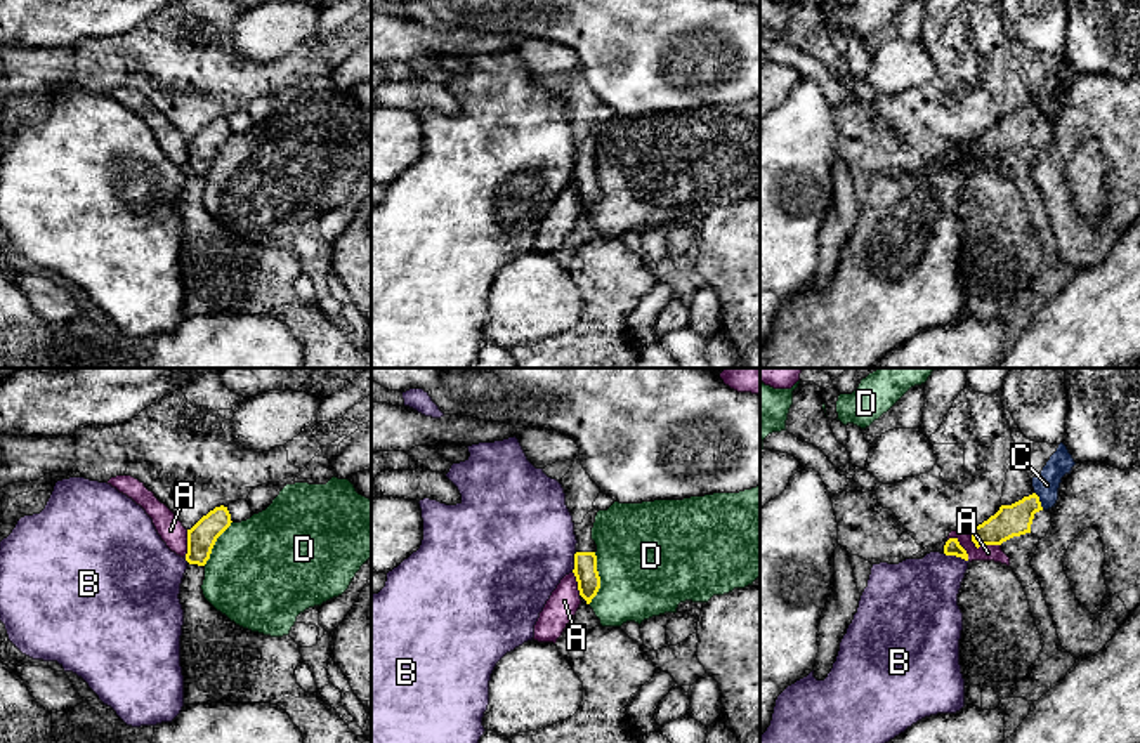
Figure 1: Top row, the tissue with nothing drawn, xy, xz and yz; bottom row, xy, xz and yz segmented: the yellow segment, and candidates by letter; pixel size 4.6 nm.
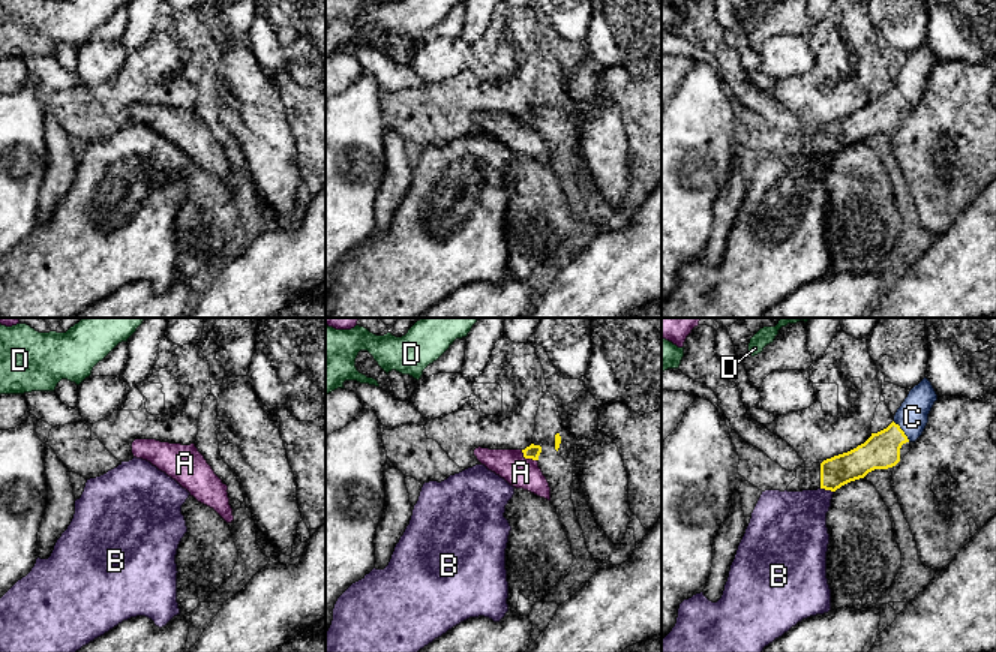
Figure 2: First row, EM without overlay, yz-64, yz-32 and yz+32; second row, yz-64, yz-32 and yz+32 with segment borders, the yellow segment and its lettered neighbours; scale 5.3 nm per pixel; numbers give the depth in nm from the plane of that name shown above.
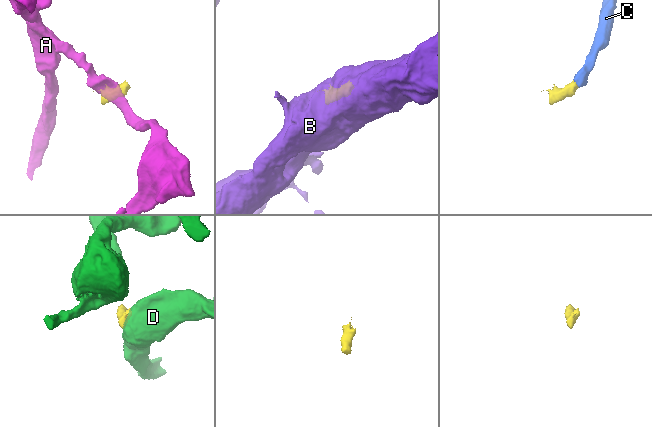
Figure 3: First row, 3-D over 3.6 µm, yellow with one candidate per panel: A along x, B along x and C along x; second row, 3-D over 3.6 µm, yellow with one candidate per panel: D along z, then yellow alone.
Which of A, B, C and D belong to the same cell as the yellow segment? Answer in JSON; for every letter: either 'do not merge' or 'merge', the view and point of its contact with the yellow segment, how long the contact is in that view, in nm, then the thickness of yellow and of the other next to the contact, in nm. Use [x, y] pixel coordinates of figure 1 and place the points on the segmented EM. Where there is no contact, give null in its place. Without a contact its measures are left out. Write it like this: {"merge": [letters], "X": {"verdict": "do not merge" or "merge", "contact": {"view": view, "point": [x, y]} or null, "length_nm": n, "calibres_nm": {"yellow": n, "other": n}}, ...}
{"merge": ["C"], "A": {"verdict": "do not merge", "contact": {"view": "yz", "point": [981, 545]}, "length_nm": 160, "calibres_nm": {"yellow": 150, "other": 80}}, "B": {"verdict": "do not merge", "contact": {"view": "yz", "point": [956, 556]}, "length_nm": 120, "calibres_nm": {"yellow": 70, "other": 360}}, "C": {"verdict": "merge", "contact": {"view": "yz", "point": [1038, 500]}, "length_nm": 90, "calibres_nm": {"yellow": 150, "other": 120}}, "D": {"verdict": "do not merge", "contact": {"view": "xz", "point": [599, 578]}, "length_nm": 240, "calibres_nm": {"yellow": 110, "other": 500}}}

